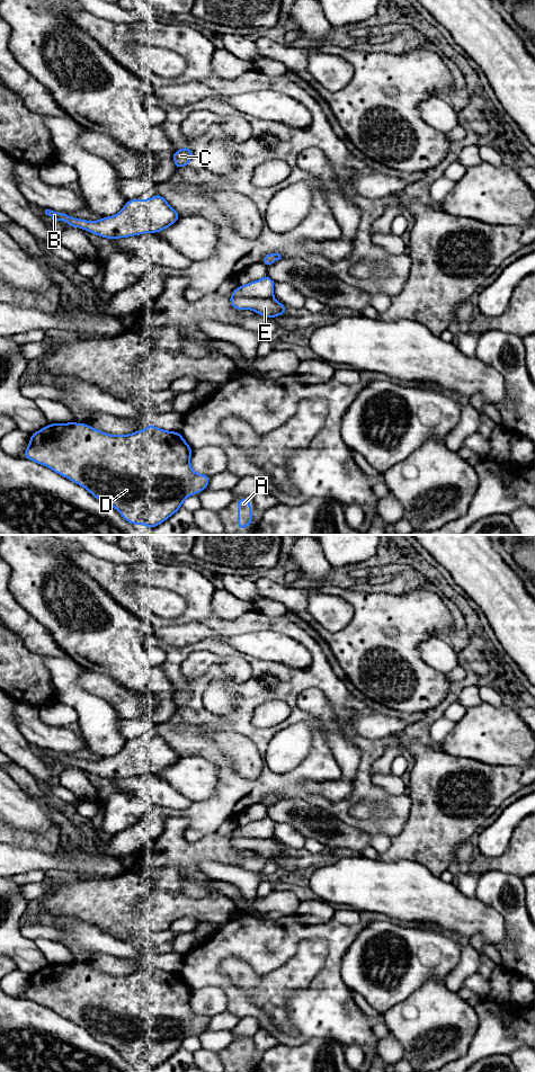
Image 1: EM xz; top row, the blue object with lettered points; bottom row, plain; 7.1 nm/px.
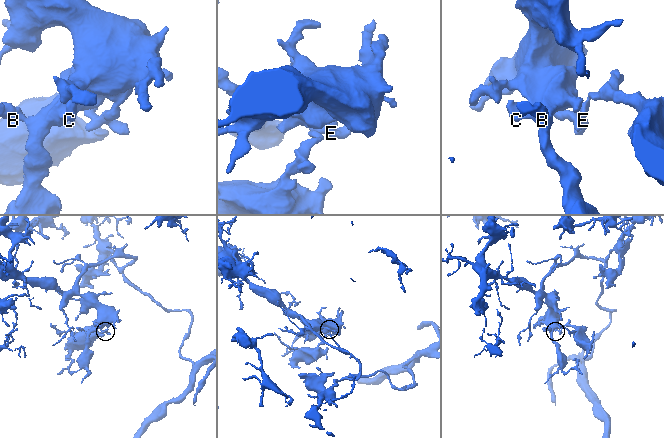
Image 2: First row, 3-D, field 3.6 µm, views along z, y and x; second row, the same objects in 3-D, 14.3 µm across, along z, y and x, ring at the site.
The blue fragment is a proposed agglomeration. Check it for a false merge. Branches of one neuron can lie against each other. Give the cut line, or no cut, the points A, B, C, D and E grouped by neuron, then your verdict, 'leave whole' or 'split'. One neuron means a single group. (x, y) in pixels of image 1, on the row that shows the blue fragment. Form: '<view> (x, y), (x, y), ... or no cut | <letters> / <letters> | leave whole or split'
xz (230, 296), (273, 297) | A D E / B C | split

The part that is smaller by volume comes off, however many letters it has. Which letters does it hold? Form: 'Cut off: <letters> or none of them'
Cut off: A, D, E

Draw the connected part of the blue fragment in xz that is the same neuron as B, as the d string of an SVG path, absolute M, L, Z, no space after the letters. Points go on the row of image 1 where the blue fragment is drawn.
M160 195L149 199L127 200L116 215L101 217L99 221L75 218L69 214L46 209L52 223L66 221L69 227L80 227L101 238L110 240L130 238L143 233L159 233L175 224L181 216Z

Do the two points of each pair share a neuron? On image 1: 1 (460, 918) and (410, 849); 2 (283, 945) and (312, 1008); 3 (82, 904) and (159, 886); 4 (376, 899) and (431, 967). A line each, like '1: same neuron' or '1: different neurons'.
1: different neurons
2: same neuron
3: same neuron
4: different neurons

